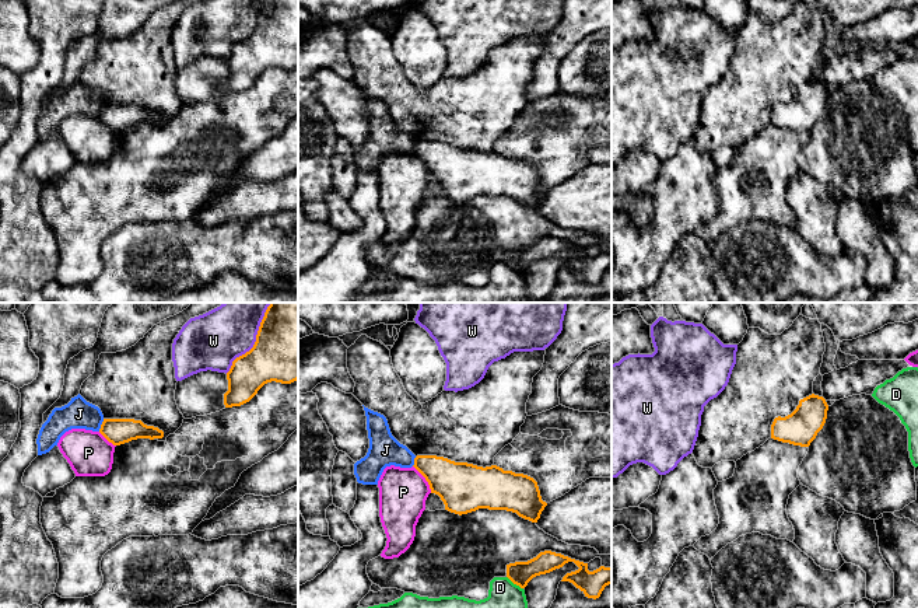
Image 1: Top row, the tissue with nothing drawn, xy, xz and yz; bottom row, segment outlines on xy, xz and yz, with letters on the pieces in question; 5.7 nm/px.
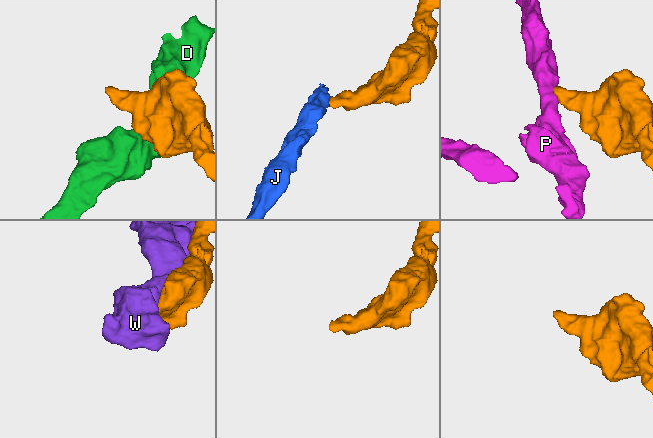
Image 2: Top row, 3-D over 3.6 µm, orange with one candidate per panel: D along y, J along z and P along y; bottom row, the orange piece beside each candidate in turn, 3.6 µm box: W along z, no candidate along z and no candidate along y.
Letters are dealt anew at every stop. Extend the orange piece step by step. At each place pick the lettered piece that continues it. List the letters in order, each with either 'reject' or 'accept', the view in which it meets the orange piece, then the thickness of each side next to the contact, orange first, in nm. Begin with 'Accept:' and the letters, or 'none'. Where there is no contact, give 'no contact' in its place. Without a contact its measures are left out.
Accept: none
D: reject; meets orange in xz; 140 nm thick on the orange side, 280 nm on the other
J: reject; meets orange in xy; 150 nm thick on the orange side, 170 nm on the other
P: reject; meets orange in xz; 280 nm thick on the orange side, 280 nm on the other
W: reject; meets orange in xy; 380 nm thick on the orange side, 320 nm on the other

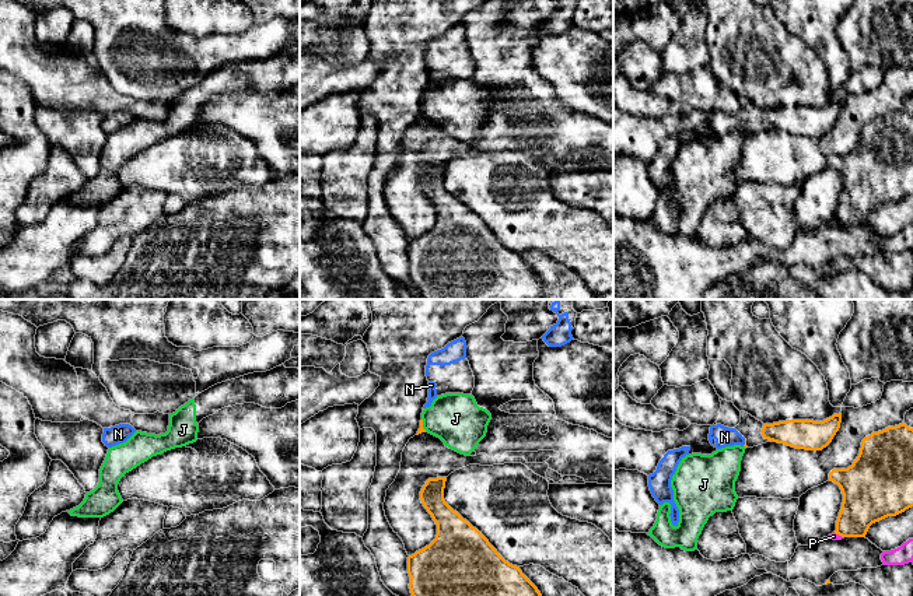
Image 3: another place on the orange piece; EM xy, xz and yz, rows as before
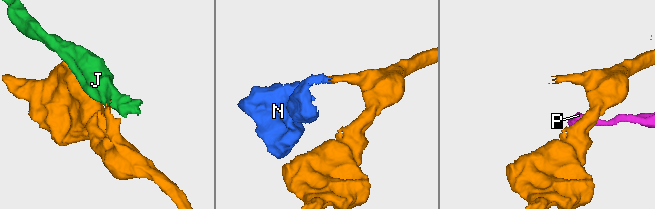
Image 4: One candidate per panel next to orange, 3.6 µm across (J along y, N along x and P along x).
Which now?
Accept: N
J: reject; meets orange in xz; 30 nm thick on the orange side, 300 nm on the other
N: accept; meets orange in yz; 20 nm thick on the orange side, 110 nm on the other
P: reject; meets orange in yz; 260 nm thick on the orange side, 50 nm on the other

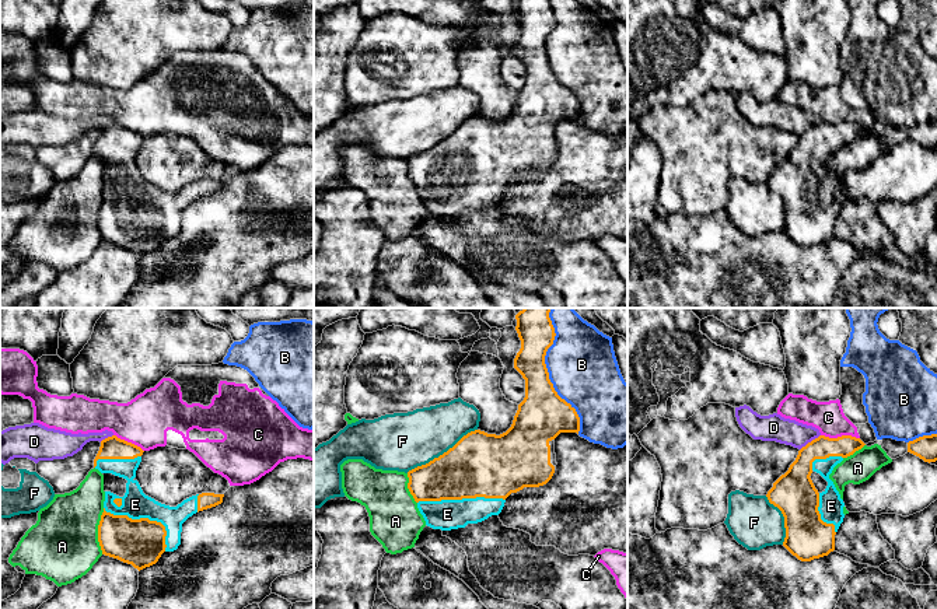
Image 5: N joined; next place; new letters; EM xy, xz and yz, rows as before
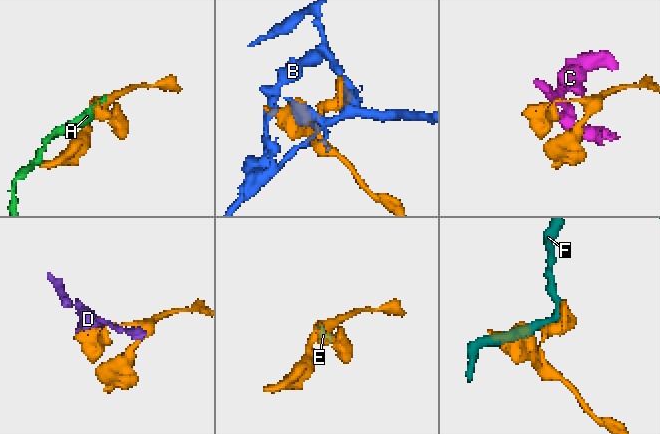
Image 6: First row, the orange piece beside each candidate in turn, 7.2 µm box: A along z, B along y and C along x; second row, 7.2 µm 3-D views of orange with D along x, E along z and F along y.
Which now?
Accept: E
A: reject; meets orange in xy; 280 nm thick on the orange side, 400 nm on the other
B: reject; meets orange in xz; 280 nm thick on the orange side, 400 nm on the other
C: reject; meets orange in yz; 130 nm thick on the orange side, 180 nm on the other
D: reject; meets orange in yz; 170 nm thick on the orange side, 160 nm on the other
E: accept; meets orange in xz; 360 nm thick on the orange side, 180 nm on the other
F: reject; meets orange in xz; 360 nm thick on the orange side, 340 nm on the other

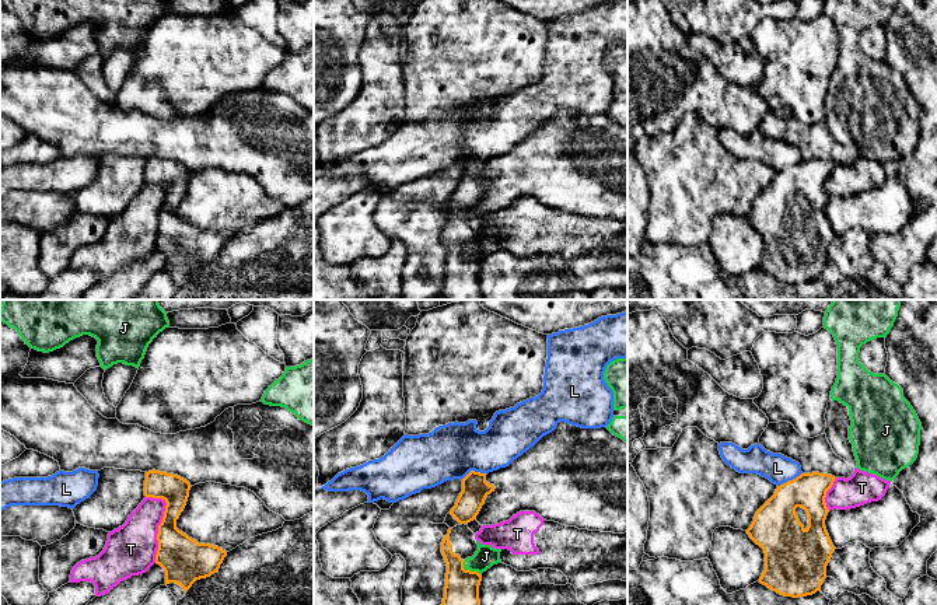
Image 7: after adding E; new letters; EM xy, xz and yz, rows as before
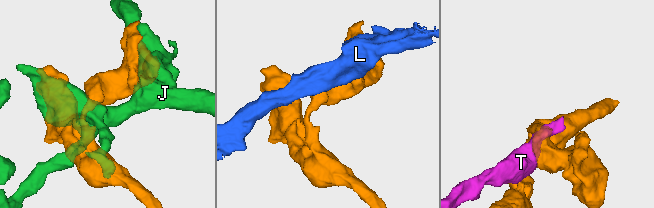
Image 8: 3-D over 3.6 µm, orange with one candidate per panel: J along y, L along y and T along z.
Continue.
Accept: none
J: reject; meets orange in xz; 240 nm thick on the orange side, 120 nm on the other
L: reject; meets orange in xz; 160 nm thick on the orange side, 320 nm on the other
T: reject; meets orange in xy; 260 nm thick on the orange side, 280 nm on the other

